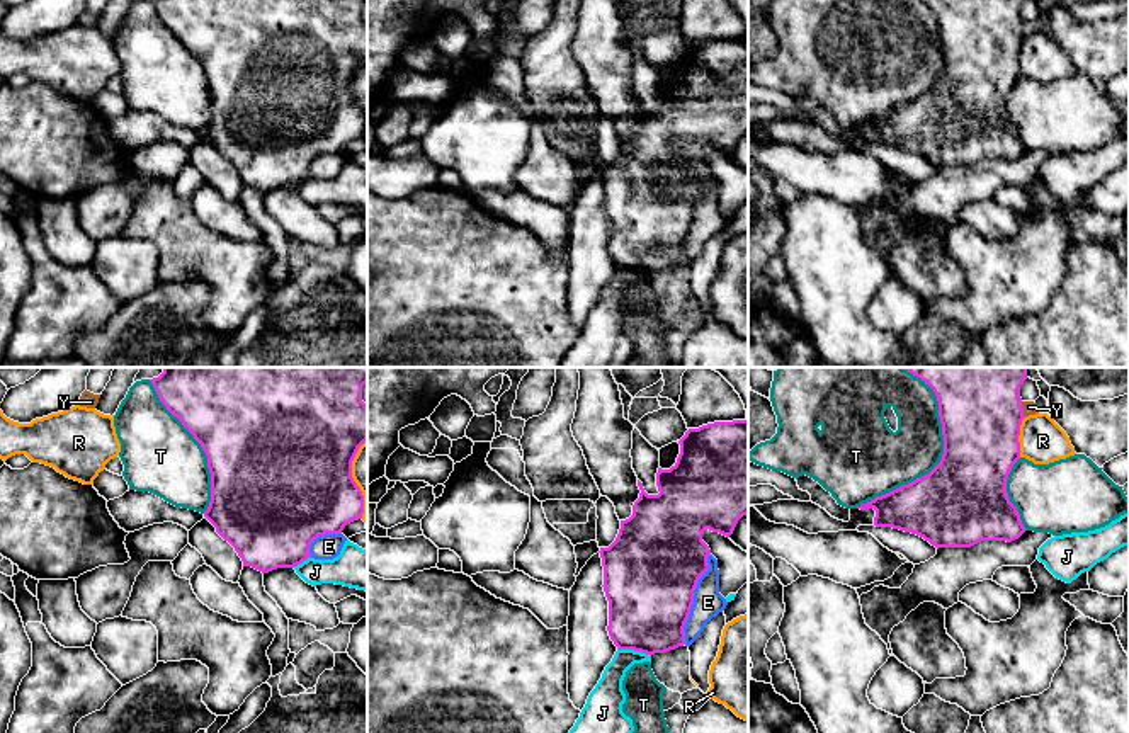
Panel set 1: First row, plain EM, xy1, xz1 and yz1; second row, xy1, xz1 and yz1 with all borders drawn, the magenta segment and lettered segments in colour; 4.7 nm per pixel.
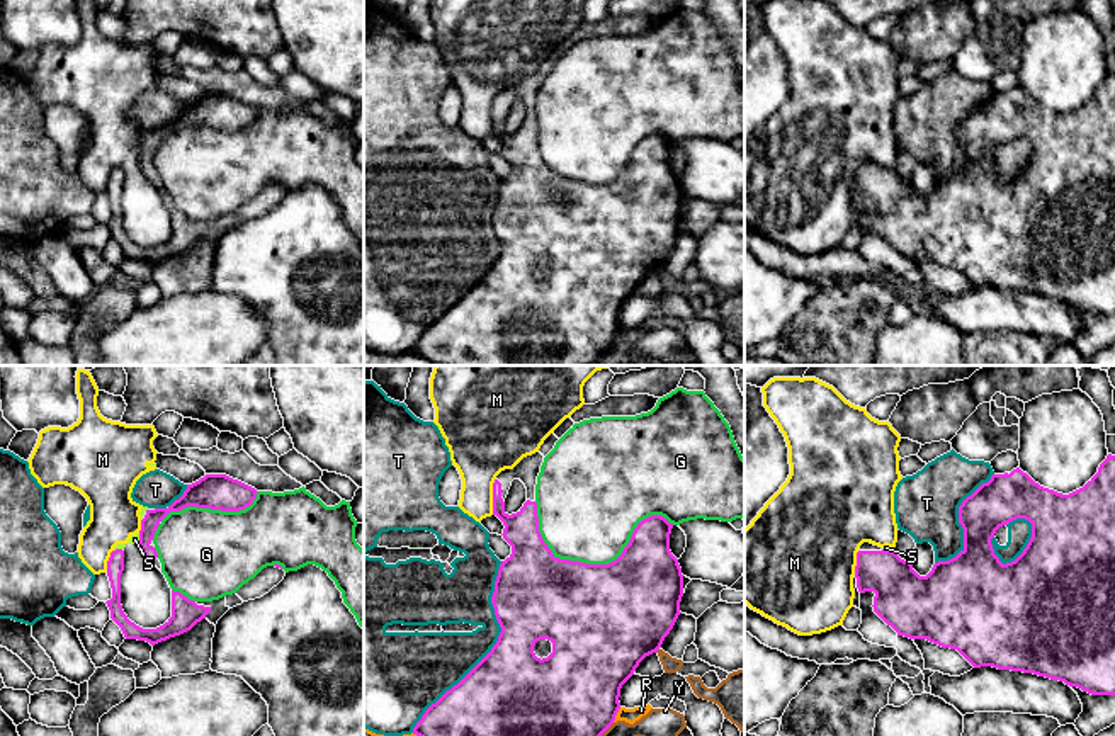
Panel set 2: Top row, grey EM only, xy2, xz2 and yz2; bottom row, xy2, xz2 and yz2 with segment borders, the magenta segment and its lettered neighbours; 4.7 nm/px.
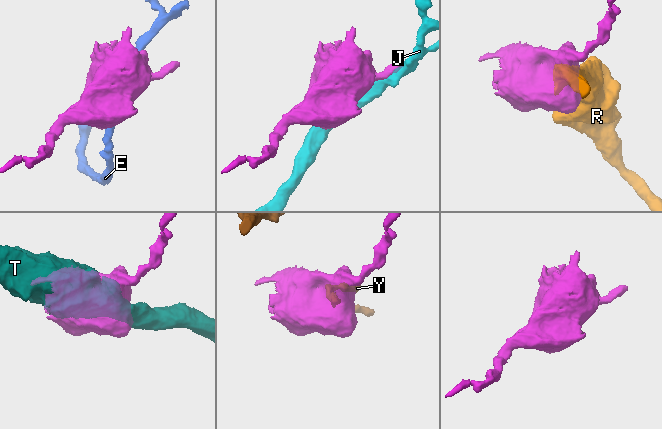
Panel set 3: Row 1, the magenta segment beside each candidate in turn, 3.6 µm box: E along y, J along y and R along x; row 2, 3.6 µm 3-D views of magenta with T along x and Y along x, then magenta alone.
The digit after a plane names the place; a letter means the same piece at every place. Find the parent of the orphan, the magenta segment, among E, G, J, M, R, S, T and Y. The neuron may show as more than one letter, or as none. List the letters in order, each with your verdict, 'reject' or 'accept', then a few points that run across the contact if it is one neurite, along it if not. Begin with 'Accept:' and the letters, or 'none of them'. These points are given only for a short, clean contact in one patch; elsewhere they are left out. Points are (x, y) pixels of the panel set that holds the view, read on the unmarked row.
Accept: none of them
E: reject
G: reject
J: reject
M: reject
R: reject
S: reject; line yz2 (882, 167), (893, 170)
T: reject
Y: reject

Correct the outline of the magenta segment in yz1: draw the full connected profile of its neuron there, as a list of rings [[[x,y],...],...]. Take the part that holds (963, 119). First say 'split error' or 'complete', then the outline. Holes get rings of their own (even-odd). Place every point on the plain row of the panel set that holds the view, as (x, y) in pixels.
complete; [[[925,0],[939,20],[939,36],[944,54],[940,82],[925,95],[903,104],[886,114],[862,122],[860,129],[876,129],[876,146],[893,146],[916,153],[939,167],[971,167],[981,160],[1018,158],[1027,148],[1017,126],[1007,112],[1007,99],[1013,83],[1020,78],[1020,44],[1025,37],[1020,17],[1024,0]]]

